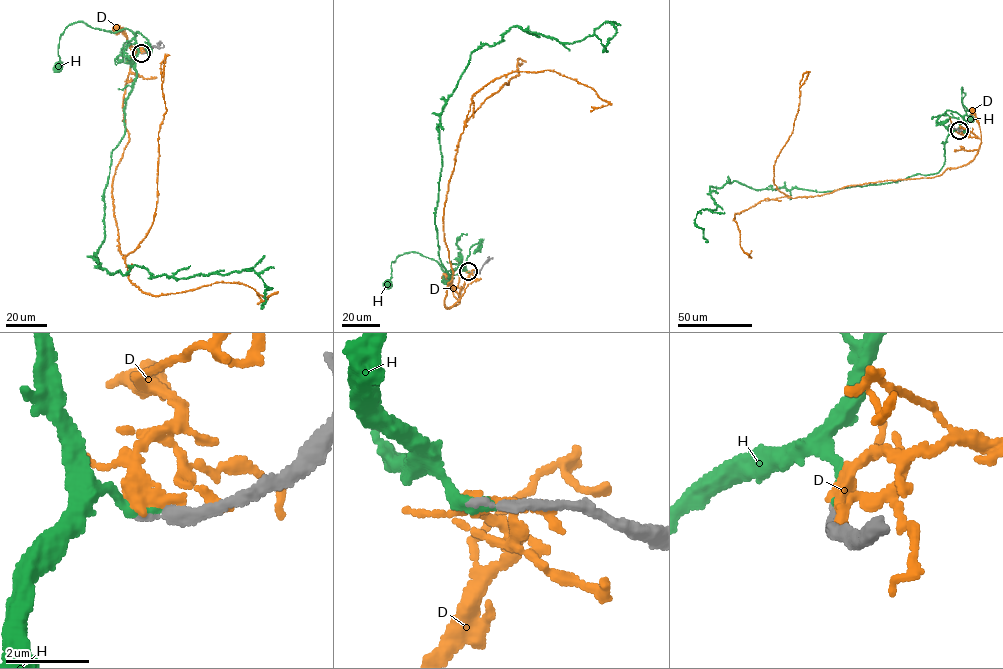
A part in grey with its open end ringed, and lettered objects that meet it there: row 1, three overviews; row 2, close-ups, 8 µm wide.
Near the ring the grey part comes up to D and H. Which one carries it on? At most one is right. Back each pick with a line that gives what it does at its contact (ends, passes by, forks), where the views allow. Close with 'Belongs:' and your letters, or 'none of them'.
H: it ends
Belongs: H

